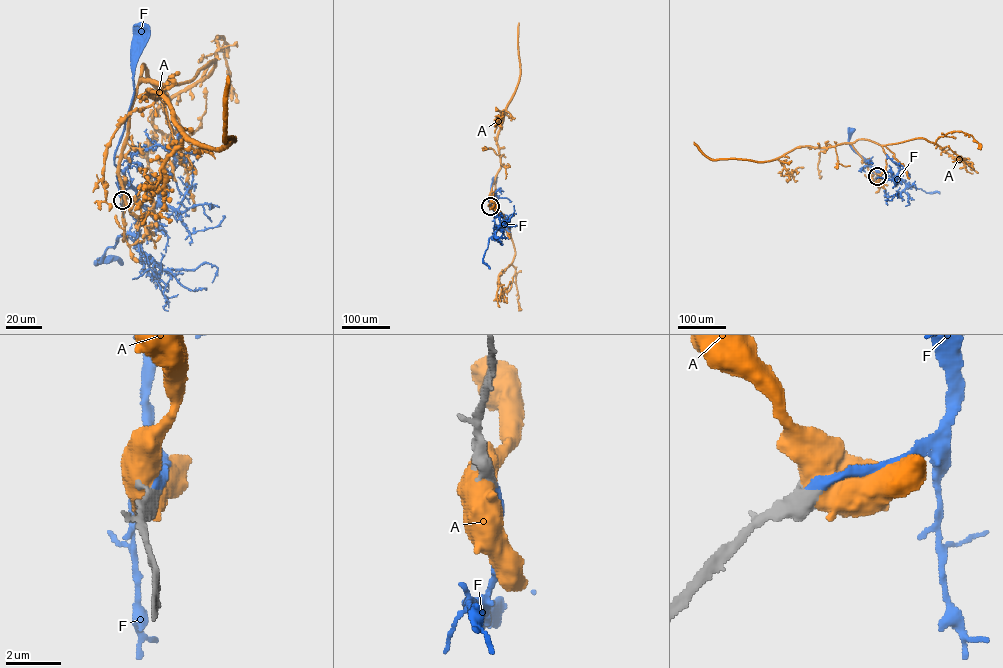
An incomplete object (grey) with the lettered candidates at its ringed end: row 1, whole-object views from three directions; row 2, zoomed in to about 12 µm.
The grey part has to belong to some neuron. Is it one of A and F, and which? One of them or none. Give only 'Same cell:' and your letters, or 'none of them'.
Same cell: F

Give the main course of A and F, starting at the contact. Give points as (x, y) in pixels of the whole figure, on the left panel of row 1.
A: (122, 201), (136, 88), (160, 84), (148, 93), (172, 119), (220, 148), (233, 140), (228, 75)
F: (122, 200), (122, 192), (130, 187), (114, 163), (114, 153), (134, 93), (133, 62), (136, 33), (140, 32)

